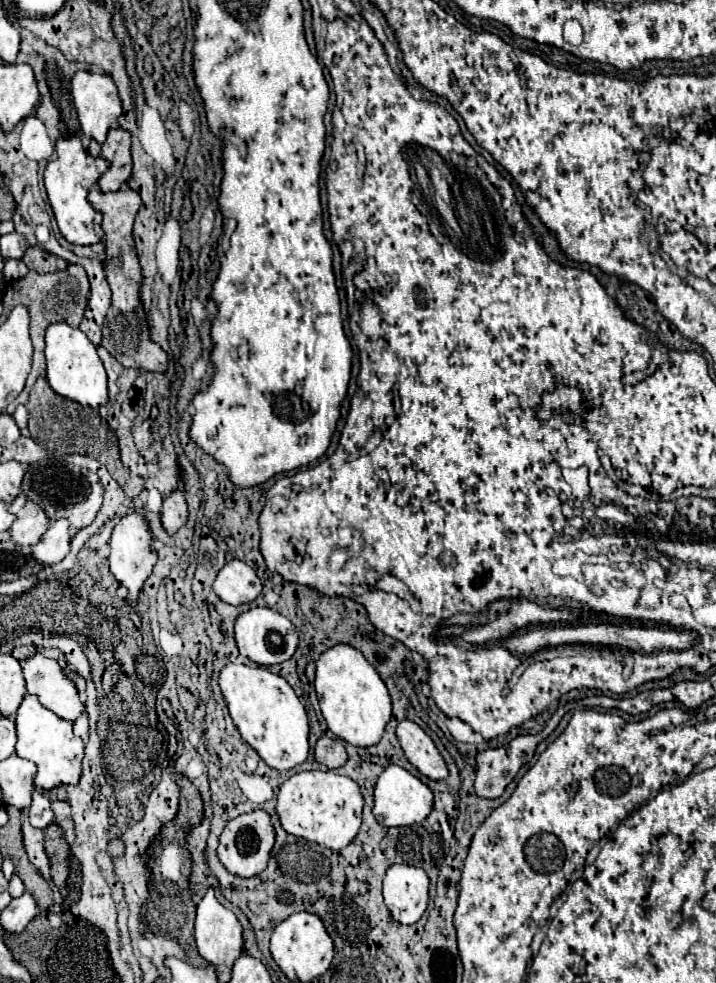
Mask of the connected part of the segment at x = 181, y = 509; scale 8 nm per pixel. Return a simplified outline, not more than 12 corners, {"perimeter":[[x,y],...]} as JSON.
{"perimeter":[[172,491],[162,505],[168,535],[186,525],[186,493]]}

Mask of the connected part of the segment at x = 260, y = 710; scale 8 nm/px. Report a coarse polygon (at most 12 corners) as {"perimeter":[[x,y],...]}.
{"perimeter":[[266,667],[218,685],[242,739],[278,771],[308,757],[308,717]]}

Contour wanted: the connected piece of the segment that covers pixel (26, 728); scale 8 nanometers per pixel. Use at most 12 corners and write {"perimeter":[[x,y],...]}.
{"perimeter":[[24,695],[16,755],[34,785],[76,785],[84,743],[72,723]]}

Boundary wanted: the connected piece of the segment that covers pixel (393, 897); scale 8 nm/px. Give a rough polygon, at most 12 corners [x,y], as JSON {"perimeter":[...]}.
{"perimeter":[[390,865],[384,905],[402,925],[428,907],[428,875]]}

